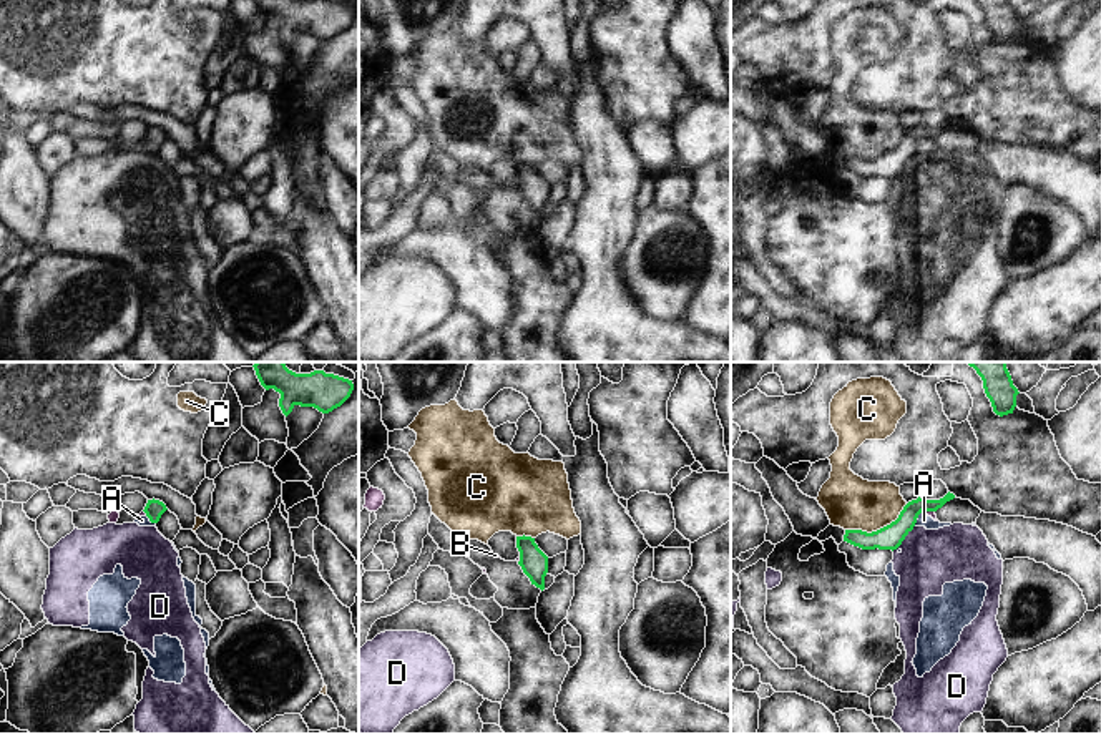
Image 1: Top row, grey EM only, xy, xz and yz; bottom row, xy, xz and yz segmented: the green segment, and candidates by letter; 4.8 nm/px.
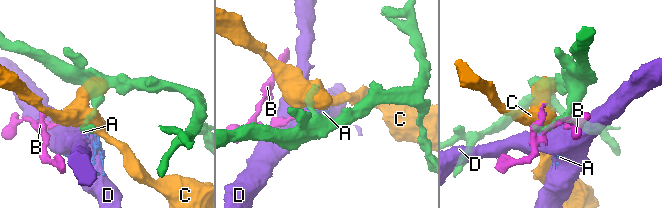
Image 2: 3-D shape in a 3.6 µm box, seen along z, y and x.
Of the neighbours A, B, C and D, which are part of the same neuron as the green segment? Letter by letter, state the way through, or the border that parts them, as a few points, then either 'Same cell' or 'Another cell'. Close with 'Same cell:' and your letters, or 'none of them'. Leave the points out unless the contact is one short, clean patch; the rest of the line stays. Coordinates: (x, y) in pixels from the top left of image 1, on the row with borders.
A: Boundary: yz (924, 508), (917, 517). Another cell
B: Boundary: yz (927, 510), (934, 512). Another cell
C: Boundary: yz (907, 504), (894, 520), (875, 530), (846, 530). Another cell
D: Boundary: yz (914, 525), (892, 550). Another cell
Same cell: none of them

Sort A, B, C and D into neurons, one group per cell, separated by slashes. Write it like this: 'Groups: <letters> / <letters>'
Groups: A D / B / C

